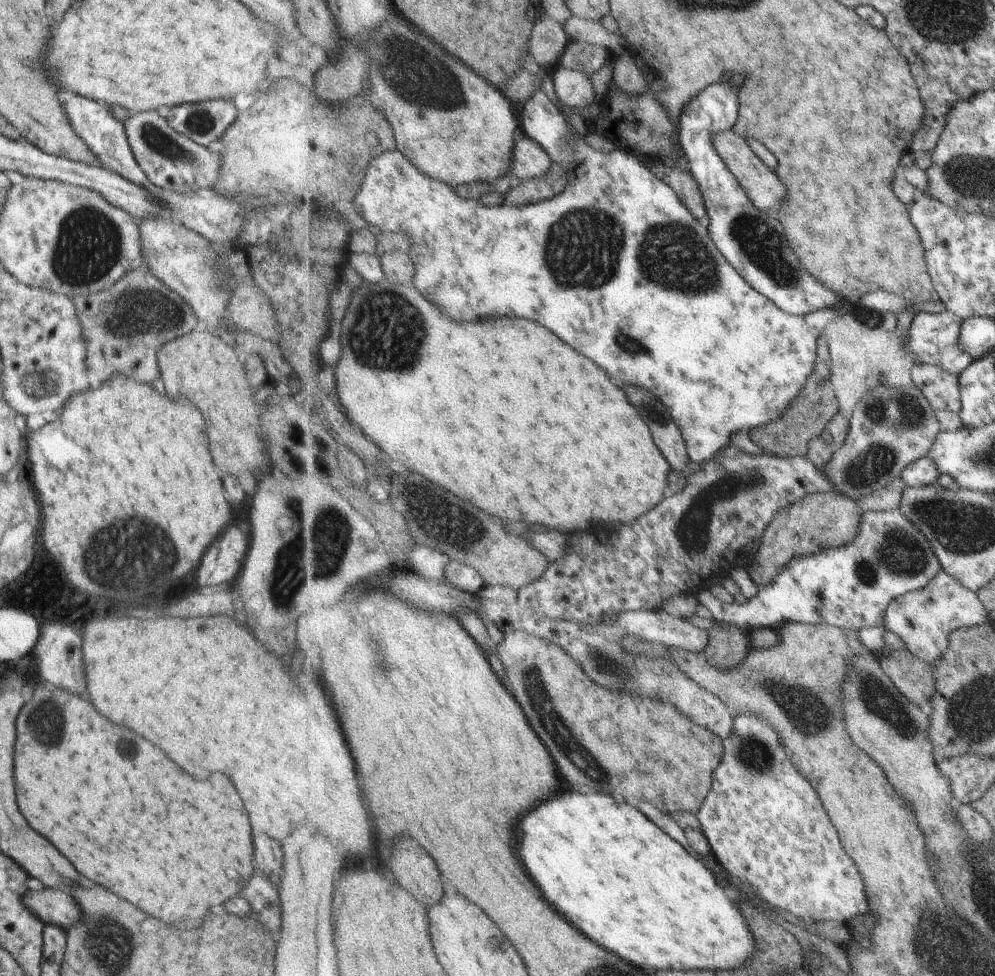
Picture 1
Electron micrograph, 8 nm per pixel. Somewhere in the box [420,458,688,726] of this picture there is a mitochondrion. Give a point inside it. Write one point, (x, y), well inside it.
(604, 660)

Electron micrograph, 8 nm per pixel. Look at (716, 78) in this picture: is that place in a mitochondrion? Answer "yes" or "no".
no

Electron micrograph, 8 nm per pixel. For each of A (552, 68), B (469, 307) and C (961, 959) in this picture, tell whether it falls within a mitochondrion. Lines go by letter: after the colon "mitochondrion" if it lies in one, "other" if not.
A: other
B: other
C: mitochondrion

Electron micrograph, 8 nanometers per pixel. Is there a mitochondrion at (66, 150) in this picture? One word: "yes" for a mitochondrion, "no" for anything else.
no

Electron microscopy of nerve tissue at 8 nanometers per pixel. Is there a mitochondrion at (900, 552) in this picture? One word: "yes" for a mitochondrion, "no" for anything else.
yes

